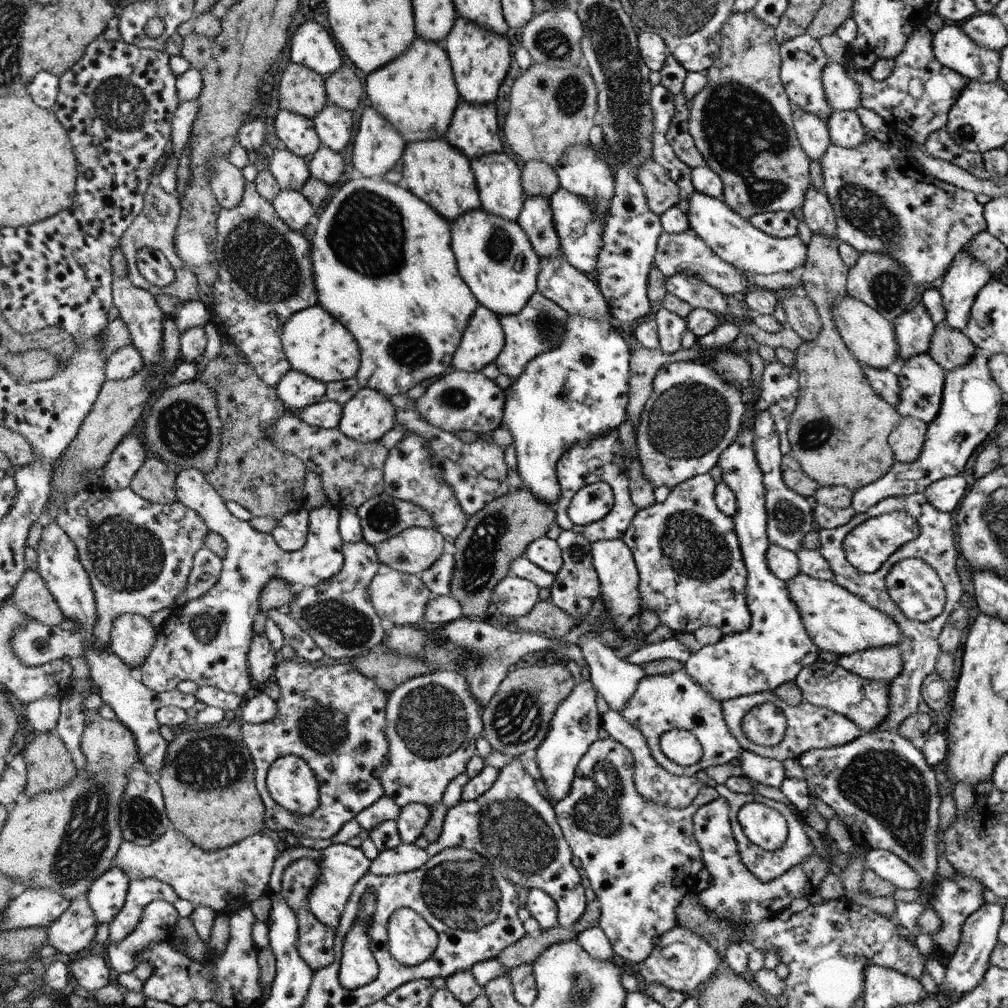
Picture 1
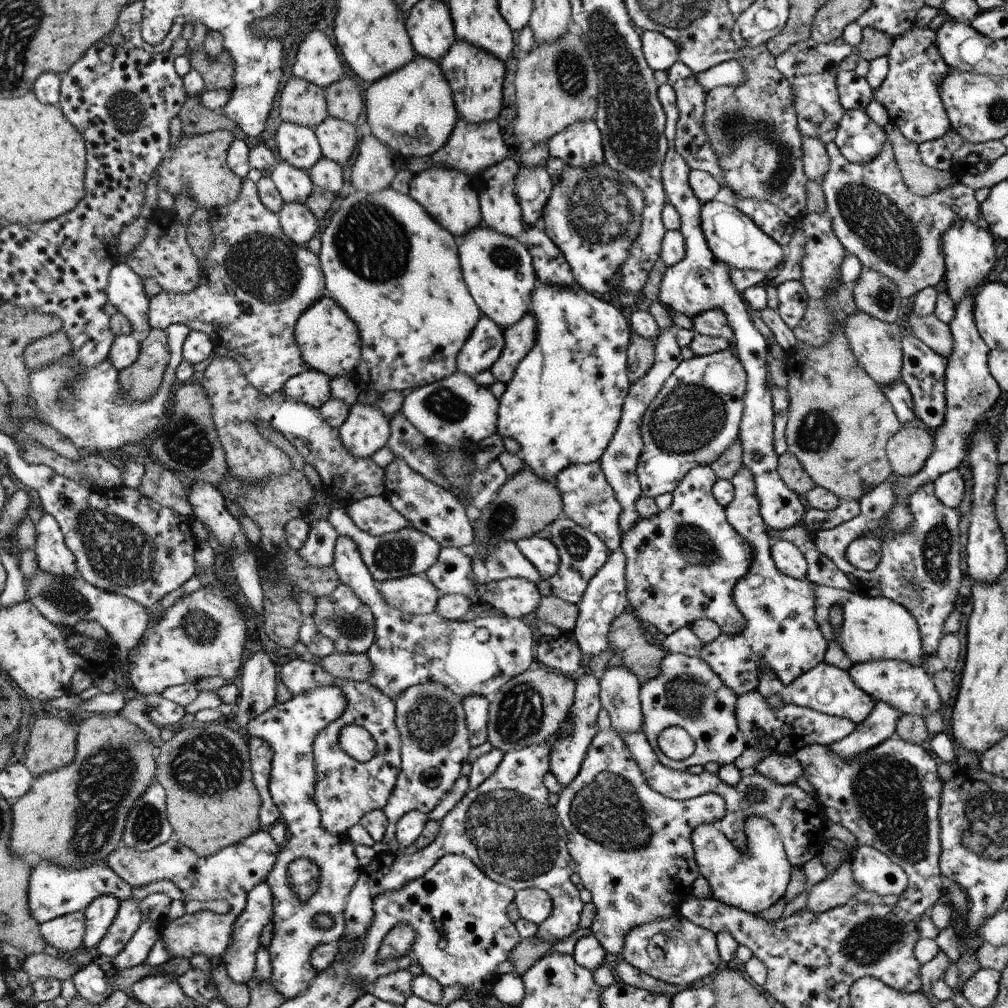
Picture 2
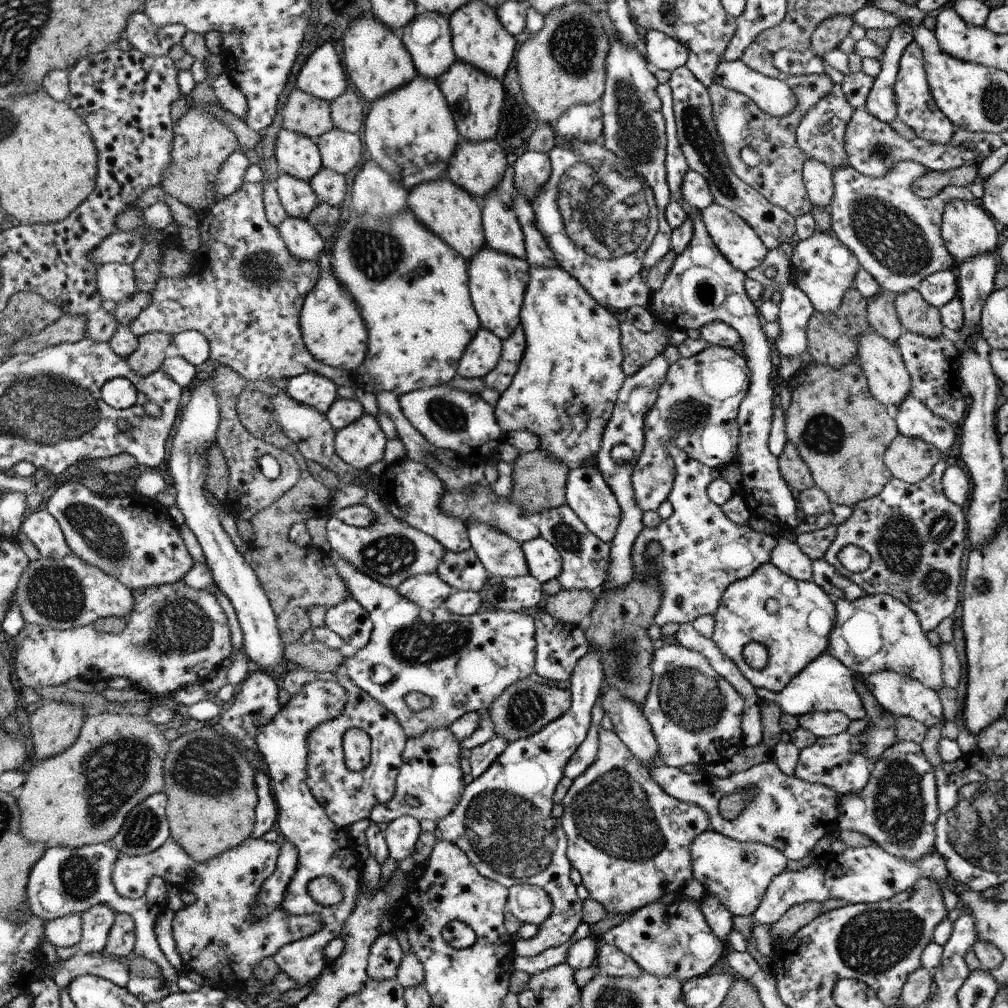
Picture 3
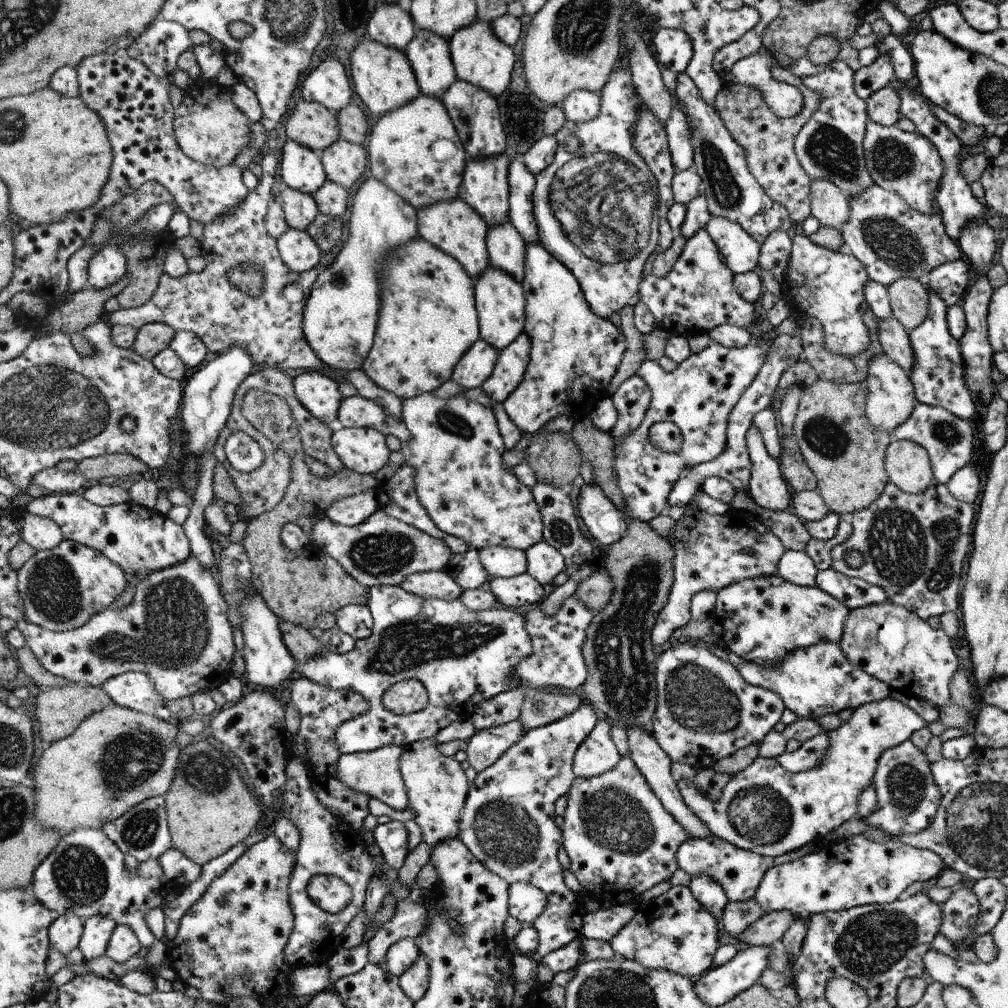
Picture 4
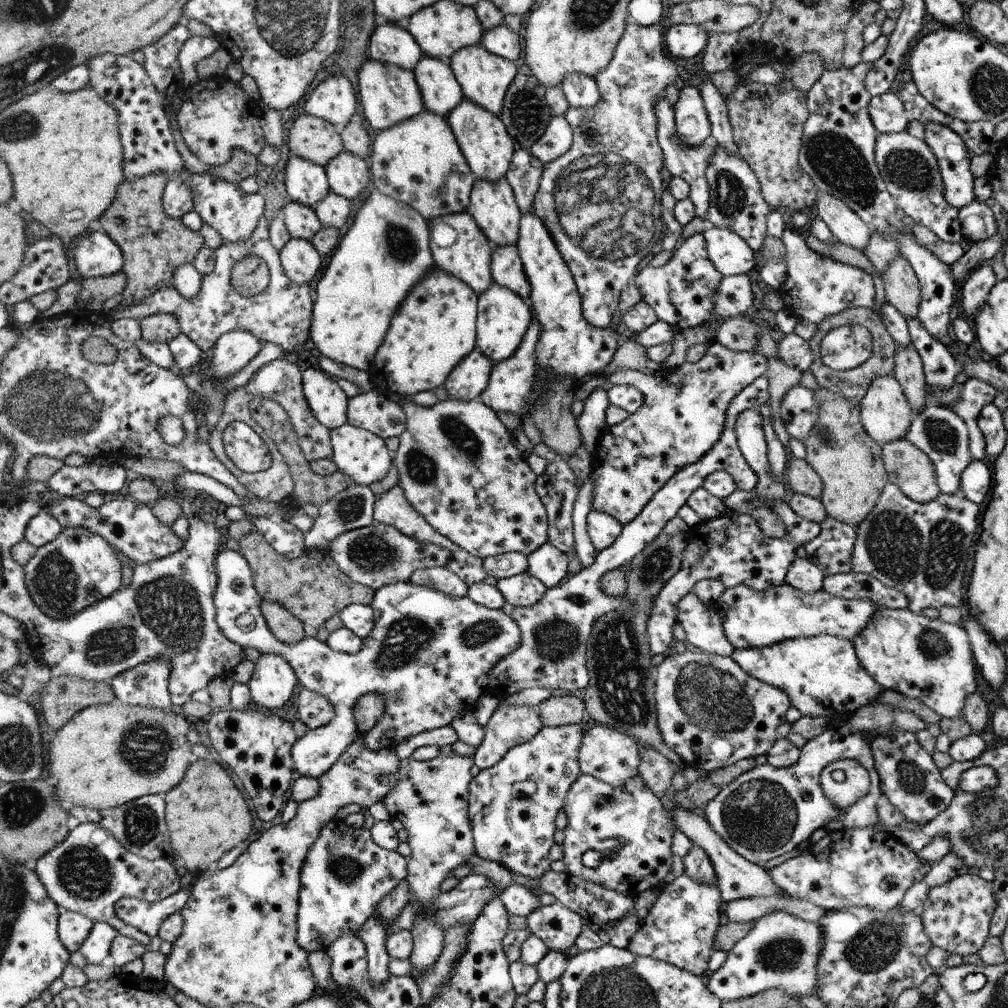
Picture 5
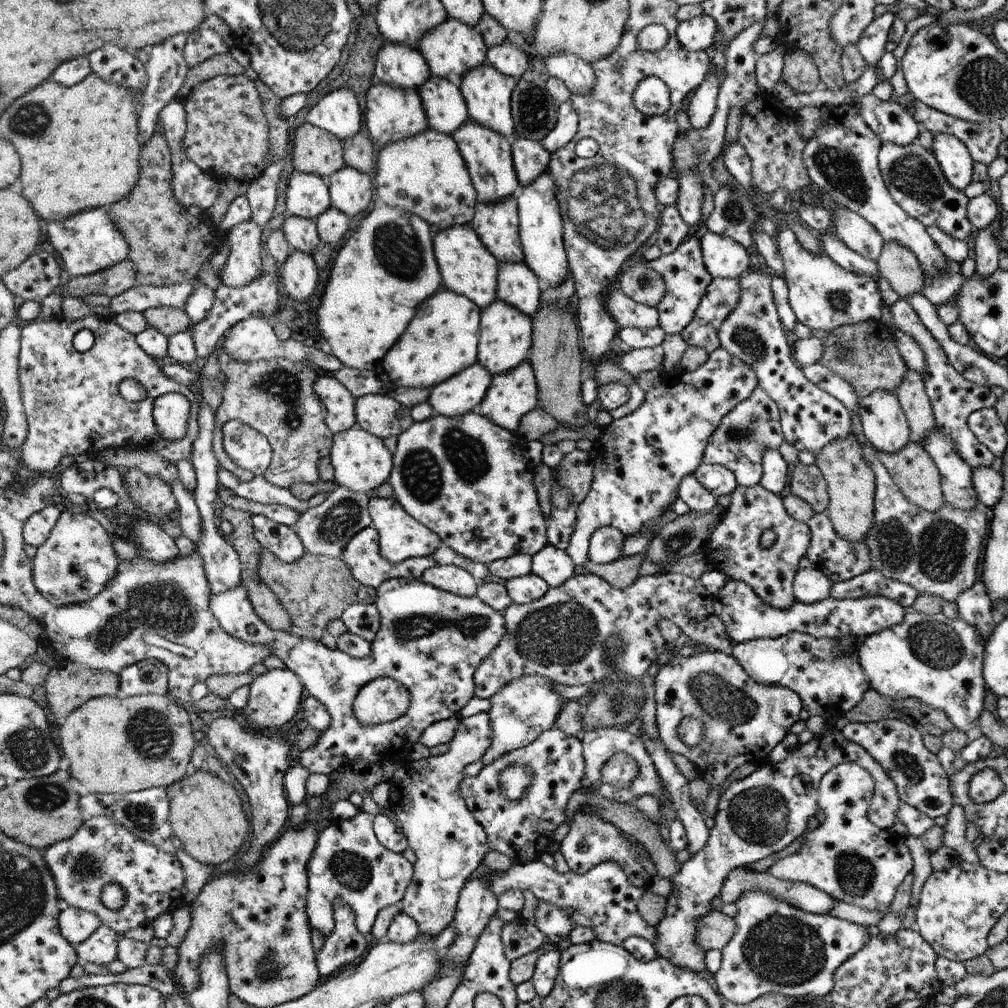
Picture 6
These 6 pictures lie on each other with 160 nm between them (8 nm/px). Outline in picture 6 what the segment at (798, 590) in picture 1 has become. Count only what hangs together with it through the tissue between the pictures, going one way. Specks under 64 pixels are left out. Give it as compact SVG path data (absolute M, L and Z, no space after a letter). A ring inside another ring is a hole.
M908 609L900 624L865 637L857 648L856 657L863 665L872 689L890 700L915 698L924 701L932 708L943 710L954 727L970 734L984 710L986 684L982 678L982 656L985 654L982 633L964 619L949 619L943 613L925 615Z

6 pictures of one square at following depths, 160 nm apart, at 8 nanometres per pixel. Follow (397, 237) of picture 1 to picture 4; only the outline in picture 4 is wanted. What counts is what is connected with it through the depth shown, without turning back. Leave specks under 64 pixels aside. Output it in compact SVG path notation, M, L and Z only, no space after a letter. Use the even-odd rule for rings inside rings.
M418 236L404 243L391 254L386 270L382 272L382 308L375 332L374 344L360 370L380 388L393 392L401 399L411 399L432 393L451 380L452 370L464 353L480 338L478 316L474 308L472 278L459 260L440 250L436 245Z

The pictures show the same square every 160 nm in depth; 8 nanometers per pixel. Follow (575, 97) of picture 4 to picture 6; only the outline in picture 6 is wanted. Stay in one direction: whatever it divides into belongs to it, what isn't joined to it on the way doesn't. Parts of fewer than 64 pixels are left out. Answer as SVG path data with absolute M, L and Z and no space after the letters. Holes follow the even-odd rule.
M554 53L544 60L550 76L558 77L572 95L589 95L594 88L595 70L572 53Z

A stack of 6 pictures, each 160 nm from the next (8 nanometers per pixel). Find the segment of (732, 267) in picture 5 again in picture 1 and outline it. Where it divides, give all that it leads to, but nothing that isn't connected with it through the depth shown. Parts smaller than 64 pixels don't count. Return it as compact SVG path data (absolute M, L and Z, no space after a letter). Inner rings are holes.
M695 191L685 206L690 218L690 230L705 241L709 249L721 260L738 271L749 271L756 275L774 275L782 272L799 272L807 263L807 246L799 238L780 239L761 232L750 220L740 217L723 200Z

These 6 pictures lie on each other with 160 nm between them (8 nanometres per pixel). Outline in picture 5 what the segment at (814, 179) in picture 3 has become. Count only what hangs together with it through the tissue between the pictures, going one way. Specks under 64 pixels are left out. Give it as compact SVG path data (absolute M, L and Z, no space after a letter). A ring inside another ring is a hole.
M820 194L815 204L818 218L824 221L836 240L859 251L865 247L872 229L858 214L832 194Z

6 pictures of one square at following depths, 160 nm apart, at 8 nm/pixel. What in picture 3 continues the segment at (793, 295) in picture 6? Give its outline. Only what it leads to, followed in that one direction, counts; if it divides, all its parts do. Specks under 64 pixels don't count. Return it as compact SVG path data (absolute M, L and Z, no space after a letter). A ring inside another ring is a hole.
M818 231L810 238L796 244L791 257L790 282L799 286L812 301L818 312L838 311L846 298L846 292L854 286L856 274L860 270L859 259L832 231Z

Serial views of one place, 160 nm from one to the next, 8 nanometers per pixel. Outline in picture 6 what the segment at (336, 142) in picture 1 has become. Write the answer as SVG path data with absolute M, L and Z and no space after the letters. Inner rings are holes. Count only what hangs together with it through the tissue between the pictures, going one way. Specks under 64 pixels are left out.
M351 166L336 171L328 182L331 206L344 211L350 219L368 208L375 191L370 174L357 171Z

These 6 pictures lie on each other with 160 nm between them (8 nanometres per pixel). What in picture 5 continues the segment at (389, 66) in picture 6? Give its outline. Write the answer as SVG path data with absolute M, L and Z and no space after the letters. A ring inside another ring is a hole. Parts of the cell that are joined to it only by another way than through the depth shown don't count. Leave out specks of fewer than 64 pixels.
M379 21L371 32L366 46L369 57L385 63L392 63L412 71L424 55L420 45L408 29L398 23Z

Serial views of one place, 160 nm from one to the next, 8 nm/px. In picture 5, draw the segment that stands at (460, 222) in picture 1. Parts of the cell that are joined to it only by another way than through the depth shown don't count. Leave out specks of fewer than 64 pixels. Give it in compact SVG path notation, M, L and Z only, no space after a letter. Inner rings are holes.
M494 282L487 291L478 296L478 348L494 363L510 358L522 344L526 332L530 330L533 314L527 300L519 293L512 292L511 288Z

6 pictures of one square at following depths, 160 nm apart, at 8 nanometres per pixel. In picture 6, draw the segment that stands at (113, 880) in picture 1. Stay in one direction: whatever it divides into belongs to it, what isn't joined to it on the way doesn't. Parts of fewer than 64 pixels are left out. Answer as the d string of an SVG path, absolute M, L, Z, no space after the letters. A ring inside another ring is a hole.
M103 925L94 936L80 945L81 962L94 962L108 966L118 955L118 940L121 936L111 926Z

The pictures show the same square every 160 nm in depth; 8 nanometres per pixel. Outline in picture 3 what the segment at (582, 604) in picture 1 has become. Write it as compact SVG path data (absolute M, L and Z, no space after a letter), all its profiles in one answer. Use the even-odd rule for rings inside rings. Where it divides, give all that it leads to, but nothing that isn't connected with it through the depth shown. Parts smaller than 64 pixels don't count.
M567 504L549 511L542 511L537 515L537 521L541 536L551 541L563 557L562 572L557 576L561 588L569 591L590 592L600 589L607 573L611 543L601 541L592 534Z

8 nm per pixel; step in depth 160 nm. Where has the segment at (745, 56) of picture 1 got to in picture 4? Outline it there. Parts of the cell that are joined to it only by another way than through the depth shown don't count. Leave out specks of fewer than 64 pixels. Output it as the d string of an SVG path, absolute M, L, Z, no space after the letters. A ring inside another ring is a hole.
M774 63L771 73L775 79L796 84L803 96L802 110L793 117L780 118L772 112L763 99L763 94L754 87L724 83L719 94L715 96L713 106L719 113L732 138L744 149L750 172L767 191L773 201L787 208L791 220L798 225L811 215L811 177L802 168L795 151L795 138L800 129L810 120L810 117L821 103L821 94L810 90L804 81L788 71L784 66Z

